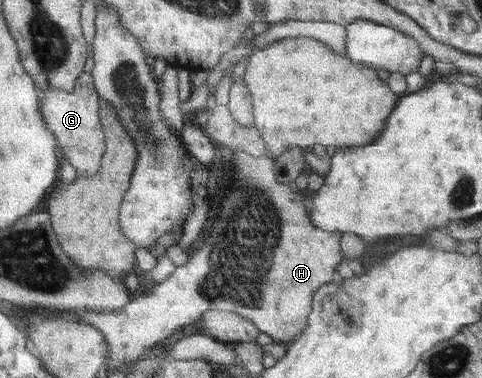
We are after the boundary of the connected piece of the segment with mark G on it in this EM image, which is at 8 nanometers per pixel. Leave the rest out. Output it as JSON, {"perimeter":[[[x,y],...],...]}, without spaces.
{"perimeter":[[[86,71],[80,75],[72,92],[54,88],[41,92],[40,115],[43,115],[46,127],[56,135],[64,156],[80,177],[98,174],[107,150],[106,134],[100,119],[100,102],[101,97],[96,90],[92,73]]]}

